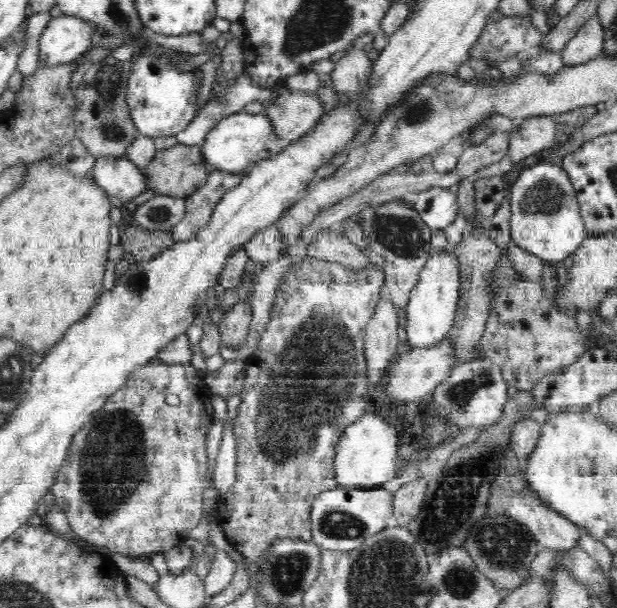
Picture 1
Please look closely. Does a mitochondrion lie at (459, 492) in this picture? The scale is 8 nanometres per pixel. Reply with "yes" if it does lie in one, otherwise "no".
yes

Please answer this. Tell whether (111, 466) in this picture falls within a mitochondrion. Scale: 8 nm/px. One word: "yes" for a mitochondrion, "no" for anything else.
yes

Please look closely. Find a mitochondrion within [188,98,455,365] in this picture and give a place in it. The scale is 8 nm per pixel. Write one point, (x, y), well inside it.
(400, 235)

